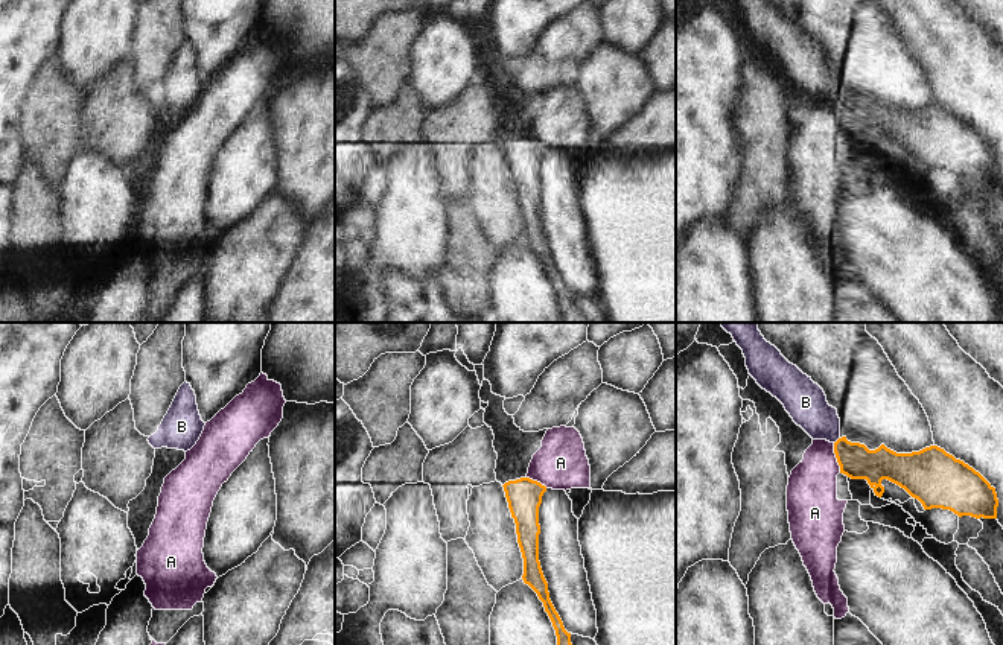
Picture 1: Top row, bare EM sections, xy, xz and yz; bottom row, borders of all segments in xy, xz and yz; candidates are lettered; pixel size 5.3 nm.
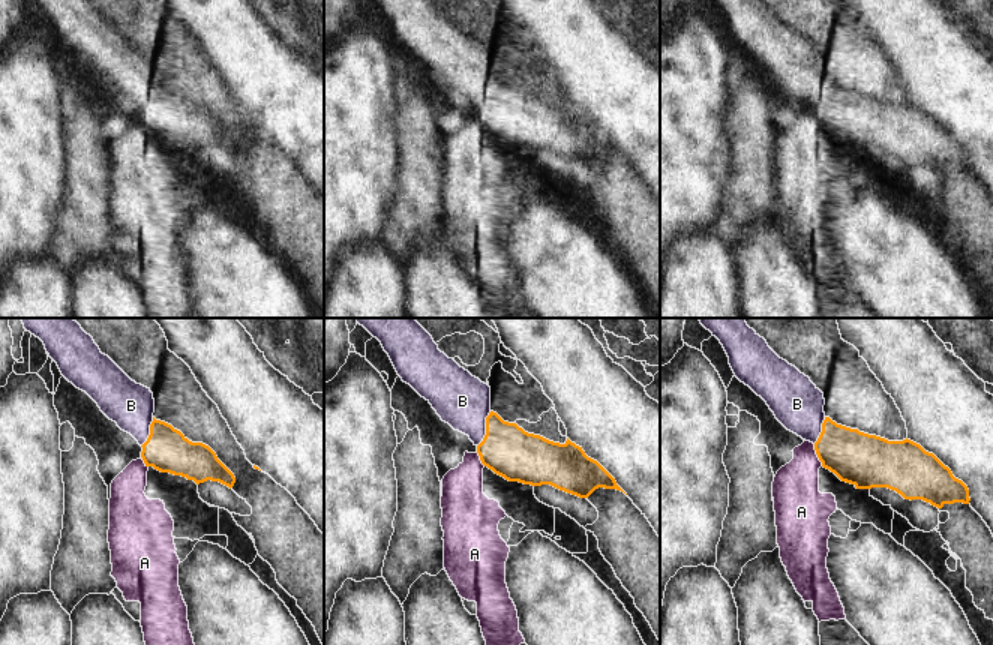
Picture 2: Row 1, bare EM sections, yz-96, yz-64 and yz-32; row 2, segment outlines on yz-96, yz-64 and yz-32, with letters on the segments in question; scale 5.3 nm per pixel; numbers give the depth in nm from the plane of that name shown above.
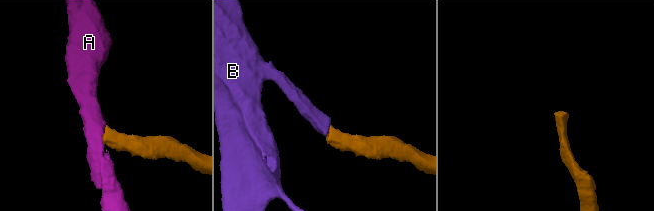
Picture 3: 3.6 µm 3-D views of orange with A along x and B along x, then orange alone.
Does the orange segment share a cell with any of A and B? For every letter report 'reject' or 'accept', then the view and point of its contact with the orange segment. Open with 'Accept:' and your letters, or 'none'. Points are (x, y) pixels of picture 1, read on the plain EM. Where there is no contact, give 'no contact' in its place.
Accept: B
A: reject; contact yz (836, 116)
B: accept; contact yz (837, 99)

